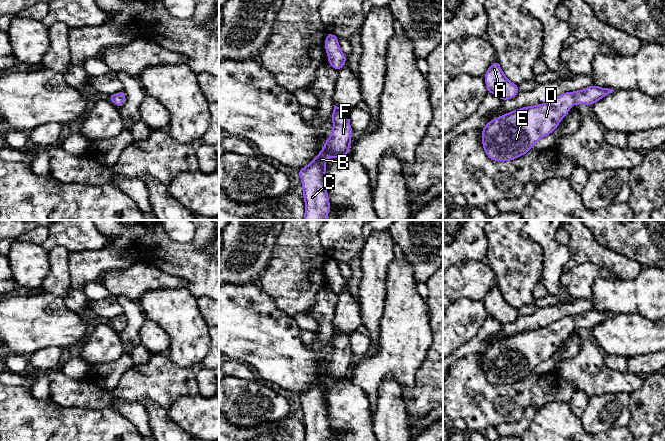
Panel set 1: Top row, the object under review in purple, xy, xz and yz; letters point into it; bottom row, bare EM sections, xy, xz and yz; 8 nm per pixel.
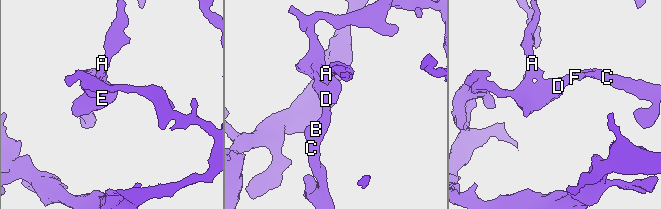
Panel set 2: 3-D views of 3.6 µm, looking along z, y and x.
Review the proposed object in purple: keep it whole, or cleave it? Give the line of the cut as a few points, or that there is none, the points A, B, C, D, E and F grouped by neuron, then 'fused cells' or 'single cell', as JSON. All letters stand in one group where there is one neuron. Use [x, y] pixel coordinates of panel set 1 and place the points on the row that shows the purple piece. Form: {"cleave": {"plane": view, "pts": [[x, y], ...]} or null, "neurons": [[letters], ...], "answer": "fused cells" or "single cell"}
{"cleave": null, "neurons": [["A", "B", "C", "D", "E", "F"]], "answer": "single cell"}

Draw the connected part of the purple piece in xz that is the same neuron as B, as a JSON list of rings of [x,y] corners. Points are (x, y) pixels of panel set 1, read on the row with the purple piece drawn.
[[[335,105],[332,113],[332,134],[314,160],[298,171],[305,201],[304,220],[326,220],[330,210],[325,178],[329,156],[339,158],[349,153],[351,132],[349,112]]]

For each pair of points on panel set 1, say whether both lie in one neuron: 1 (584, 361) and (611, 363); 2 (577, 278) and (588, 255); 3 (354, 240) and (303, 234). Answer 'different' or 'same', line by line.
1: different
2: different
3: different

